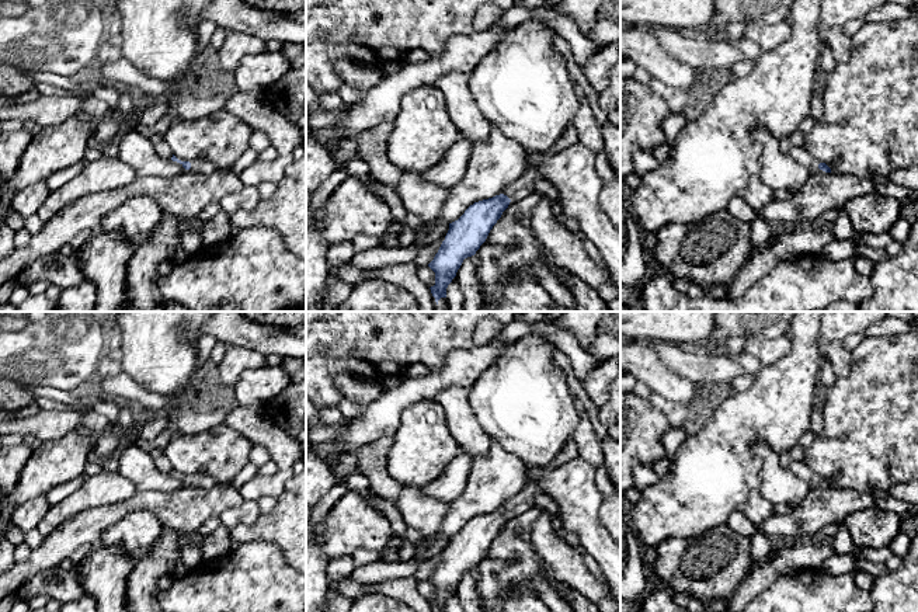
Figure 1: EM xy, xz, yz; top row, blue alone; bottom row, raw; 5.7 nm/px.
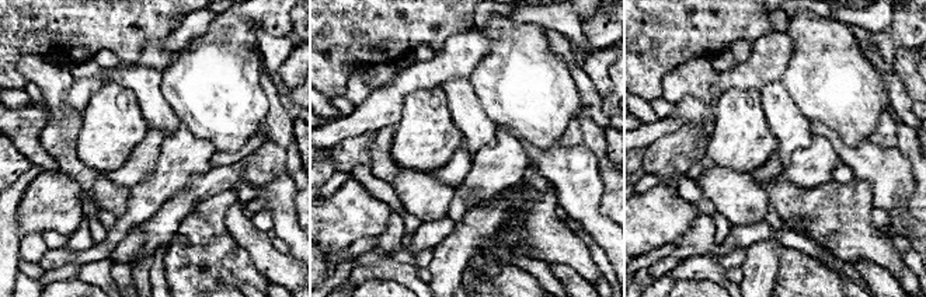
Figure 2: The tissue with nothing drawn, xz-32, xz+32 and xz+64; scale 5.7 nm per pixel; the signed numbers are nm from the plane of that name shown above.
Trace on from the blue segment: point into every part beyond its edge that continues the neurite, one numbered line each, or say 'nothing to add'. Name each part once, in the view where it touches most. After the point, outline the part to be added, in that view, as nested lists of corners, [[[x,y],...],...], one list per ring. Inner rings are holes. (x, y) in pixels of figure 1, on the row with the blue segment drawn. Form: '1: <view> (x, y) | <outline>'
1: xy (198, 164) | [[[195,159],[191,163],[191,170],[198,171],[198,173],[212,173],[216,171],[215,166],[208,161],[208,160],[202,160],[202,159]]]

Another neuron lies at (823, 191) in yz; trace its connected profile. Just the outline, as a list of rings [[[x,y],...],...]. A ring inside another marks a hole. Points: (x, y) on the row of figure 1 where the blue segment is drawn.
[[[817,170],[796,195],[785,201],[772,199],[758,216],[787,226],[817,225],[825,211],[844,209],[849,201],[873,192],[874,185],[872,178]]]

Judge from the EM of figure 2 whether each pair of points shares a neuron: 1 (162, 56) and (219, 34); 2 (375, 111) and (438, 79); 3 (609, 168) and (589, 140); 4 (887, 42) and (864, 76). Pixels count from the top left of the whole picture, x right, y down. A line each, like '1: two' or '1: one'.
1: two
2: one
3: one
4: two

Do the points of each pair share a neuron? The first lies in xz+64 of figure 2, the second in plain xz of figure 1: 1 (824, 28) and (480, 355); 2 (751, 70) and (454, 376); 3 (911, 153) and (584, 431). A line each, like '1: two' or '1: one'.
1: two
2: one
3: one

